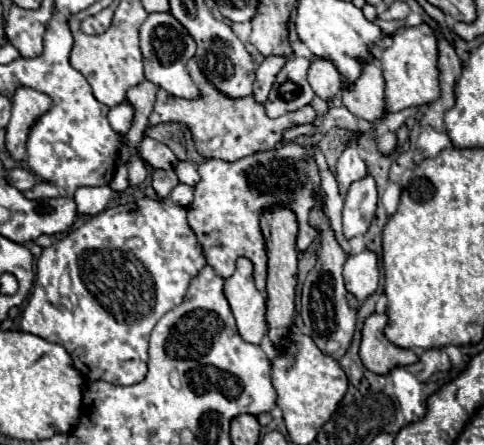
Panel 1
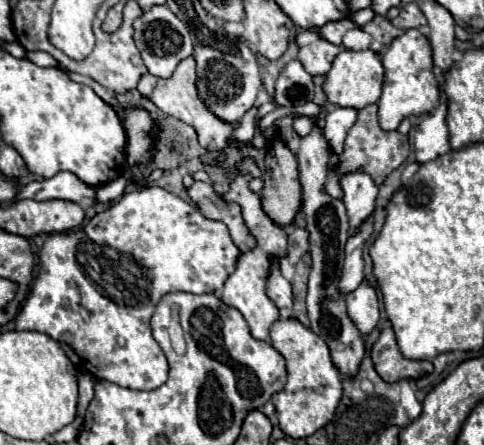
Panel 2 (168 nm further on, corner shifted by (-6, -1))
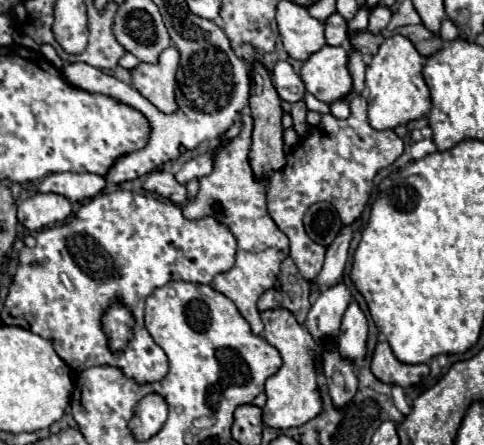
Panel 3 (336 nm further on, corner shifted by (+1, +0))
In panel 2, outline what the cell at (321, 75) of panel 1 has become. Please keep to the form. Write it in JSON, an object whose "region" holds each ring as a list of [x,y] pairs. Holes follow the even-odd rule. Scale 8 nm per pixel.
{"region":[[[301,29],[295,43],[299,49],[299,61],[311,75],[325,75],[331,69],[335,55],[341,51],[341,47],[325,41],[319,35],[319,29]]]}

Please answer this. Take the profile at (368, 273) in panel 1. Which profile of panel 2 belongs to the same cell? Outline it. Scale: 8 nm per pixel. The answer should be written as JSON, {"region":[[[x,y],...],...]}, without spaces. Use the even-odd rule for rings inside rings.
{"region":[[[363,281],[353,293],[347,297],[347,315],[351,321],[355,321],[355,327],[359,329],[361,337],[367,337],[379,323],[379,303],[377,303],[377,291]]]}

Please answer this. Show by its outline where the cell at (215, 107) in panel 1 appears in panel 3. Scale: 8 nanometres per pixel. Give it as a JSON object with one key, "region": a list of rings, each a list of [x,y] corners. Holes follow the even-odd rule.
{"region":[[[172,46],[160,54],[158,64],[140,64],[136,70],[132,70],[136,90],[164,114],[178,110],[174,94],[178,66],[180,52],[176,46]]]}

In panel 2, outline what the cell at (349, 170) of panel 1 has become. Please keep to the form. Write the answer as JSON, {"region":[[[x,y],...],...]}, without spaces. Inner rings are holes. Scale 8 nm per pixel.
{"region":[[[355,173],[345,175],[341,179],[343,187],[343,203],[347,207],[349,217],[349,237],[359,233],[359,227],[363,221],[367,221],[375,209],[375,197],[377,197],[377,185],[367,173]]]}

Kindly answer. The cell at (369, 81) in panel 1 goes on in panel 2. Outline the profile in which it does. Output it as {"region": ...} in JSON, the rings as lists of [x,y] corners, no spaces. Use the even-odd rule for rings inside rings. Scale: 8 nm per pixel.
{"region":[[[343,49],[335,57],[329,73],[325,73],[325,81],[323,81],[323,91],[331,105],[353,107],[353,109],[363,109],[365,105],[377,103],[381,97],[381,87],[383,87],[383,65],[379,55],[371,49],[367,51]]]}

